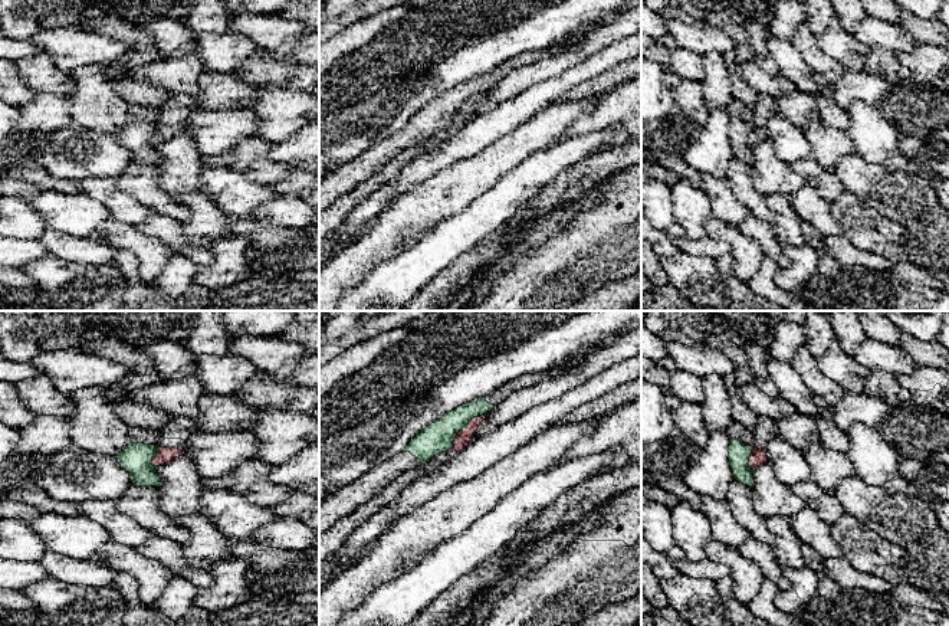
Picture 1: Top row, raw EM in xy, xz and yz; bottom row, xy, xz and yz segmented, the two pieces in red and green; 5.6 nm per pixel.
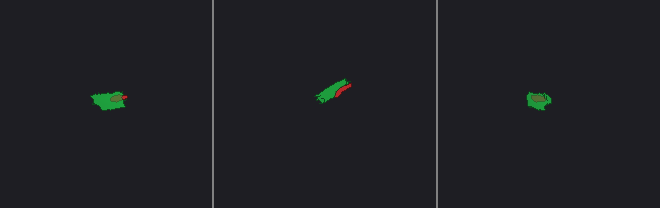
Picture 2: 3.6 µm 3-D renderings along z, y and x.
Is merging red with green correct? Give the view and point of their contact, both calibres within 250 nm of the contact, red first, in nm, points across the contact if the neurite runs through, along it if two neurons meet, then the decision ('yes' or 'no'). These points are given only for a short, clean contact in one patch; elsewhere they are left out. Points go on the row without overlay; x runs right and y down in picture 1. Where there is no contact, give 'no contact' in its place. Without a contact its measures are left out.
meets red in xz at (463, 105); 80 nm thick on the red side, 170 nm on the other; border along xz (483, 91), (473, 95), (457, 111), (452, 124); no

